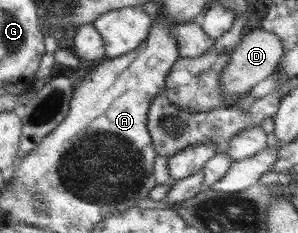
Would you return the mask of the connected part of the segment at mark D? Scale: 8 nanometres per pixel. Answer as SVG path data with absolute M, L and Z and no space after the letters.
M253 28L248 31L248 34L241 35L239 43L228 55L228 62L219 74L219 85L224 95L235 96L246 93L248 89L265 79L277 68L282 53L281 40L274 33L269 33L263 28Z

